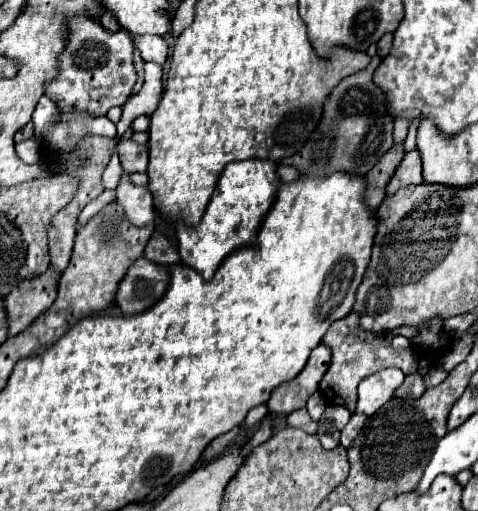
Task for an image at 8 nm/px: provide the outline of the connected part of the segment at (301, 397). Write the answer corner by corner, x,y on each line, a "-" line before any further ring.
325,344
313,348
305,368
295,380
289,380
273,390
267,406
271,416
287,416
293,410
299,410
307,404
309,396
319,388
321,378
325,376
331,364
331,350

